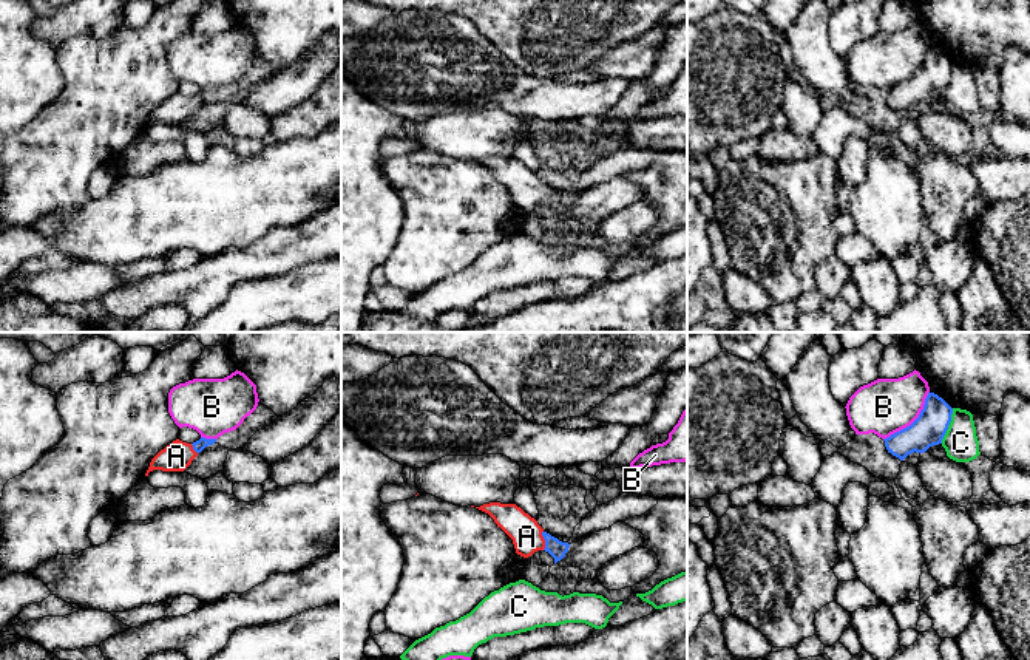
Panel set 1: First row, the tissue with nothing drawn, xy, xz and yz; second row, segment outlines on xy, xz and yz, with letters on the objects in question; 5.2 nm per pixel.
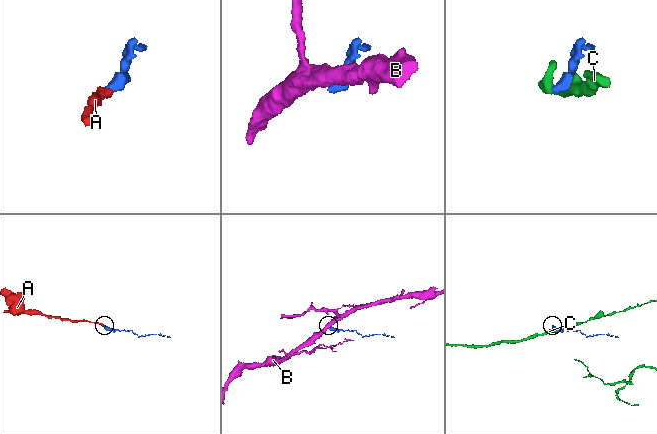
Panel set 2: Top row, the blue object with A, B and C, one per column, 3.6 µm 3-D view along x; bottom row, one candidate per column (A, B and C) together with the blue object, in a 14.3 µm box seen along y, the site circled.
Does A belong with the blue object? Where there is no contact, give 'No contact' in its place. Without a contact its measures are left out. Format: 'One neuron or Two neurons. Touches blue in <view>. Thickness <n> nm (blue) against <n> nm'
One neuron. Touches blue in xz. Thickness 90 nm (blue) against 160 nm

